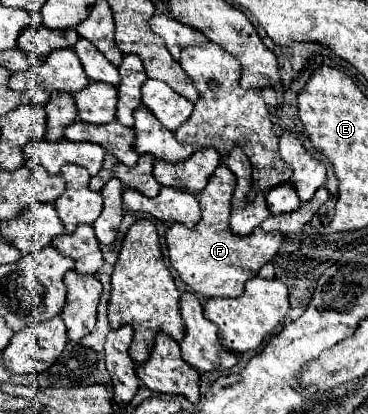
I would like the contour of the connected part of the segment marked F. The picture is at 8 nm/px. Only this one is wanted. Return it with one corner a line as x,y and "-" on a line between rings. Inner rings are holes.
218,165
208,185
200,191
202,203
202,223
192,229
186,225
172,225
166,231
166,245
170,251
170,263
178,271
180,279
190,285
192,291
204,297
238,297
244,291
244,283
256,277
260,267
266,265
284,243
280,233
264,233
254,229
252,235
234,235
230,231
230,211
232,193
236,187
236,177
226,165

